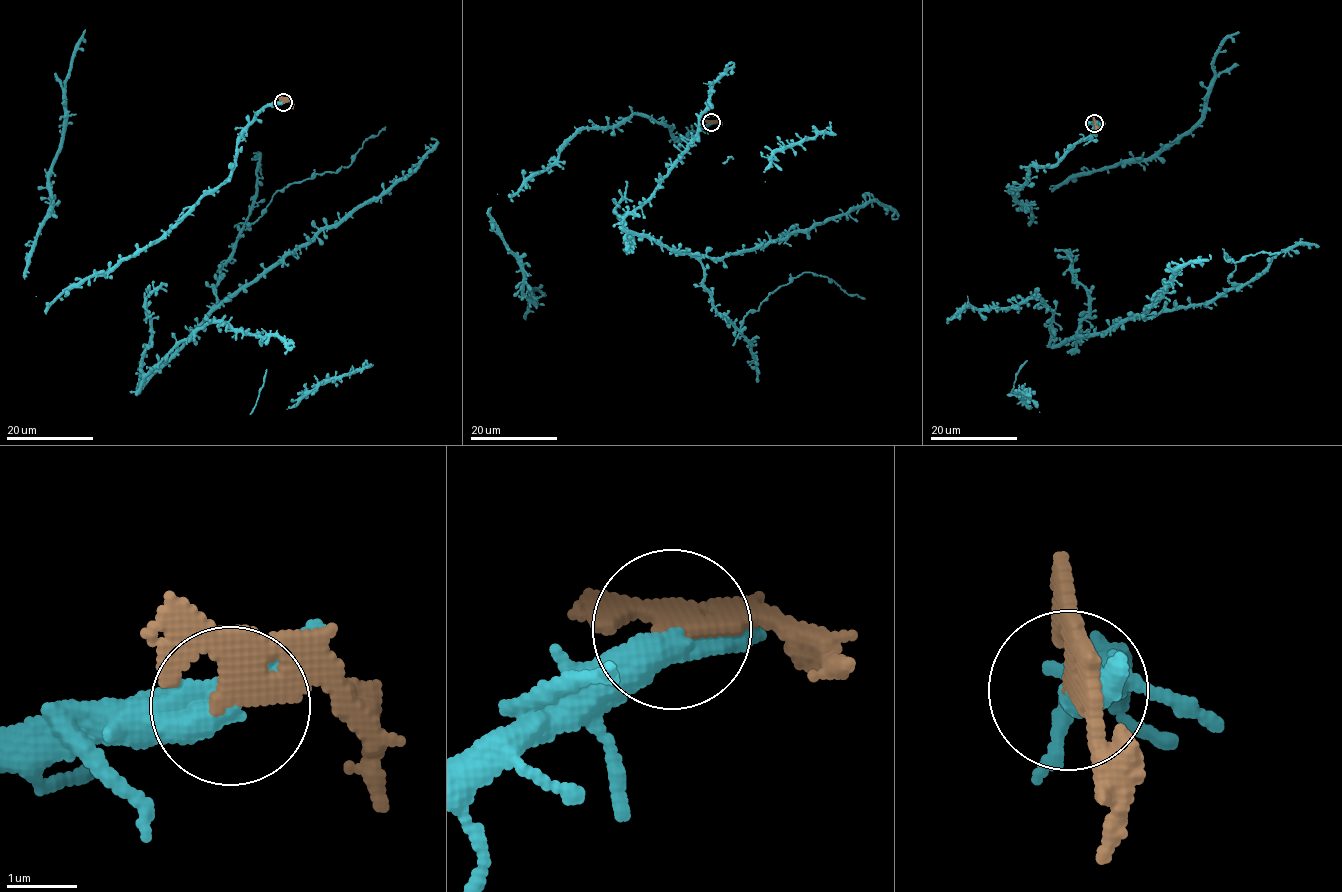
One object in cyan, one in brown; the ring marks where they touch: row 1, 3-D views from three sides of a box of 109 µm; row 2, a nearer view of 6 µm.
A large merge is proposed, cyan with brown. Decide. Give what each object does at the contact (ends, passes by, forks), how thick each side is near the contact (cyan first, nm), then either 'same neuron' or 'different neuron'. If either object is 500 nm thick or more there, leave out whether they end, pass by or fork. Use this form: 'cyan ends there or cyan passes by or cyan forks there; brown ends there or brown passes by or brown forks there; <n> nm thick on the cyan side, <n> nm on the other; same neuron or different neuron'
cyan passes by; brown passes by; 340 nm thick on the cyan side, 280 nm on the other; different neuron

